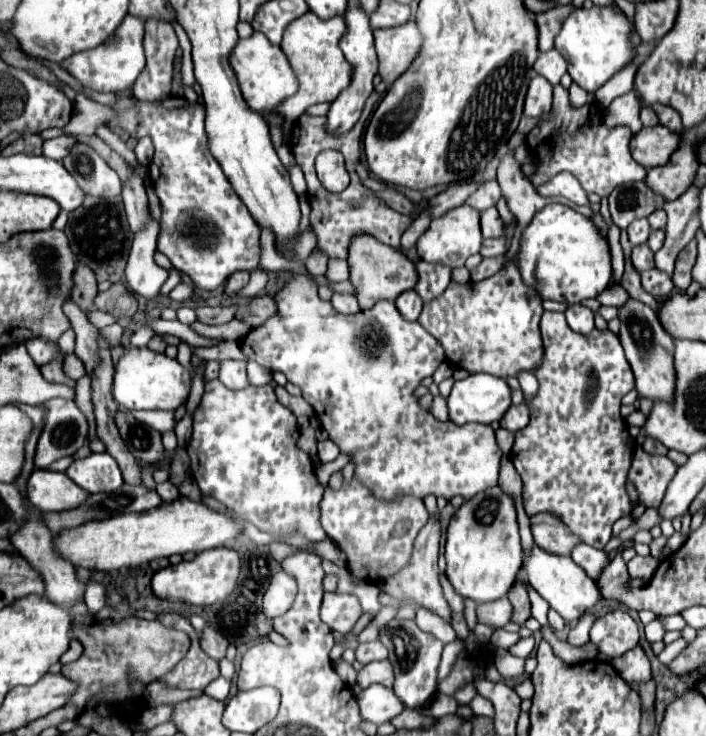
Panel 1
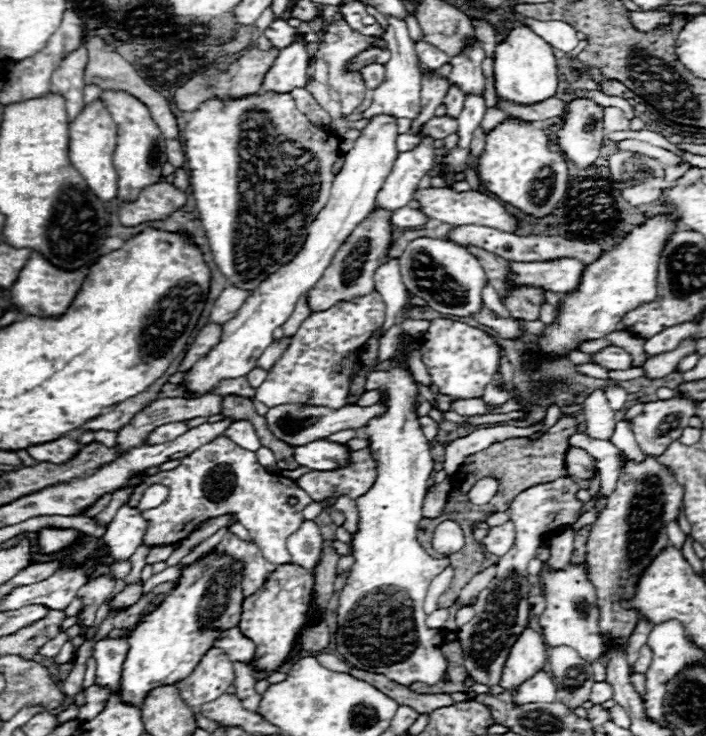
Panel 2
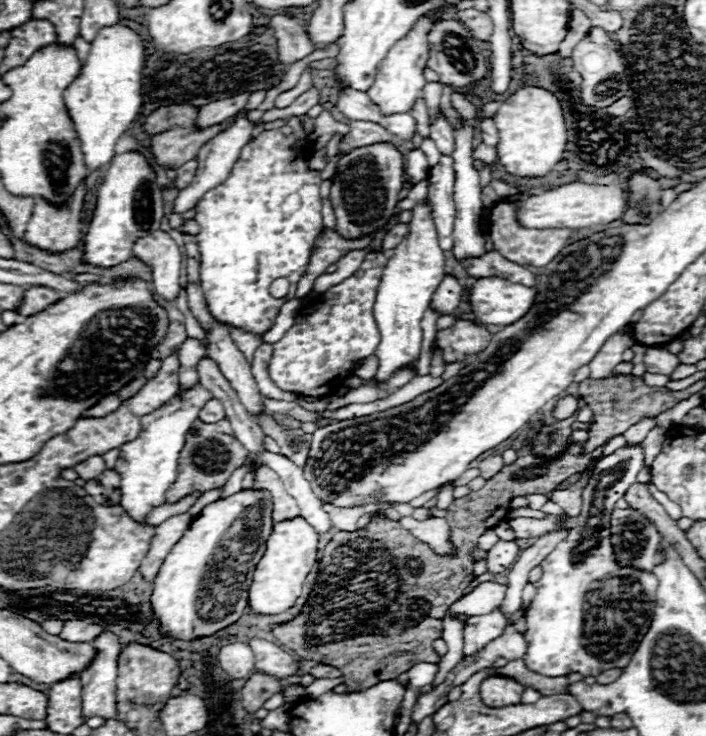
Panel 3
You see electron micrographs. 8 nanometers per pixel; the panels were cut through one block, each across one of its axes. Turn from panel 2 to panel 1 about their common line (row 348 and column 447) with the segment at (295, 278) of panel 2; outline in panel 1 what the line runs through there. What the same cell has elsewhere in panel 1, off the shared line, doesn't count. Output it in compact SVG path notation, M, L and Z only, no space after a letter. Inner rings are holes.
M462 204L458 208L448 210L448 214L434 218L430 228L420 236L418 240L418 254L426 262L442 262L450 268L464 266L466 258L476 254L482 244L482 234L480 234L480 212L468 204Z

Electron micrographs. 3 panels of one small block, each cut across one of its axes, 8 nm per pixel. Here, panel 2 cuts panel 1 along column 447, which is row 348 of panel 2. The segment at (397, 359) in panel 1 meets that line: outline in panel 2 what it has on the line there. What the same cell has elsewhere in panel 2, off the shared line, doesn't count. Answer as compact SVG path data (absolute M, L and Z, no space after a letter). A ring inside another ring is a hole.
M438 318L430 322L428 332L422 336L422 356L432 378L442 394L450 396L482 396L484 386L494 378L500 368L500 348L492 338L468 324Z

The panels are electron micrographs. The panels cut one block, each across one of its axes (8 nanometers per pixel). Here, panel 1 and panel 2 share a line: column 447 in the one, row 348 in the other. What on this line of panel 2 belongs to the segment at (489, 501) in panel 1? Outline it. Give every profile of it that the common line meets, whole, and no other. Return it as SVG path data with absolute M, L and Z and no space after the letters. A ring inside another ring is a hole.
M660 214L658 218L652 218L646 224L634 228L634 232L630 232L622 244L616 244L614 250L604 252L594 264L588 264L582 292L578 292L578 296L562 298L562 312L558 312L560 324L550 326L546 338L538 338L538 348L542 352L564 356L564 348L576 350L578 342L582 340L594 340L614 332L616 324L630 308L654 300L658 258L674 222L676 218Z

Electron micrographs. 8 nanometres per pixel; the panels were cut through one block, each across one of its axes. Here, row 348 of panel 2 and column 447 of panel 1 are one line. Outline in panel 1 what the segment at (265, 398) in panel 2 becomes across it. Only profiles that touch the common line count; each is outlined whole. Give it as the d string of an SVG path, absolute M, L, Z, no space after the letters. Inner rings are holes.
M514 254L508 264L496 272L494 276L480 280L480 282L450 282L448 290L434 298L430 304L424 304L418 322L440 340L446 350L446 360L452 362L456 368L464 368L468 372L486 372L498 378L518 376L520 370L536 370L542 358L542 338L540 338L540 316L542 316L542 296L536 290L522 282L518 270L518 254Z

